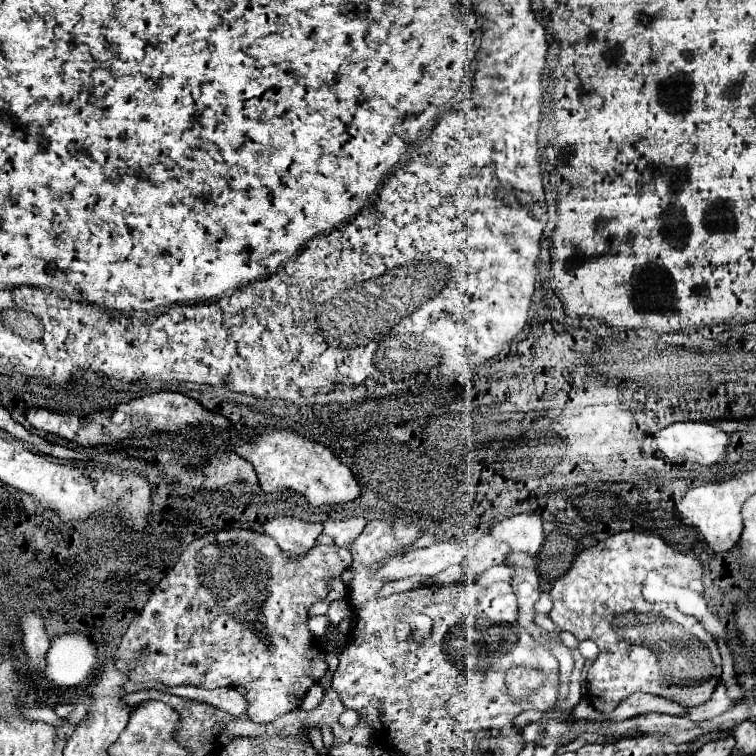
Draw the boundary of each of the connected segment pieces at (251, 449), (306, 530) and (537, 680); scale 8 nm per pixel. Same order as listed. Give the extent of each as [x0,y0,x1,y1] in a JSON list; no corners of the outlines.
[[234,429,362,507],[262,517,322,555],[506,667,544,697]]

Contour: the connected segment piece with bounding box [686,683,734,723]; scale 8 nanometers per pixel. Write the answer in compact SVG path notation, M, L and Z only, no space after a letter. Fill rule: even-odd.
M718 683L716 689L714 689L714 695L702 703L702 705L696 705L696 707L686 707L688 711L688 717L694 721L694 723L700 723L704 719L712 719L716 715L722 715L724 711L728 711L734 703L730 701L728 697L728 691L726 691L726 685L724 683Z

